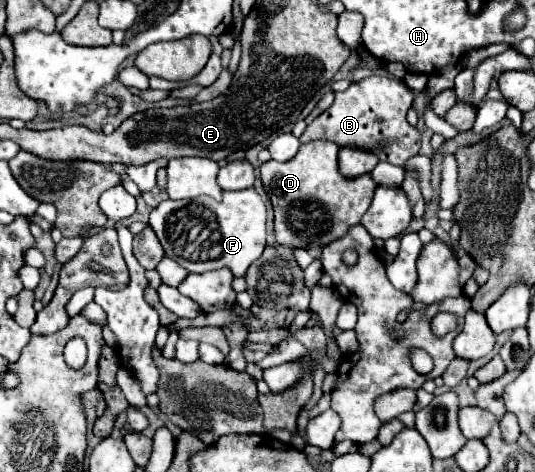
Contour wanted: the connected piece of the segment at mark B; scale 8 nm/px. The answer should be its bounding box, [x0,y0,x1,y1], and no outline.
[301,75,419,167]

